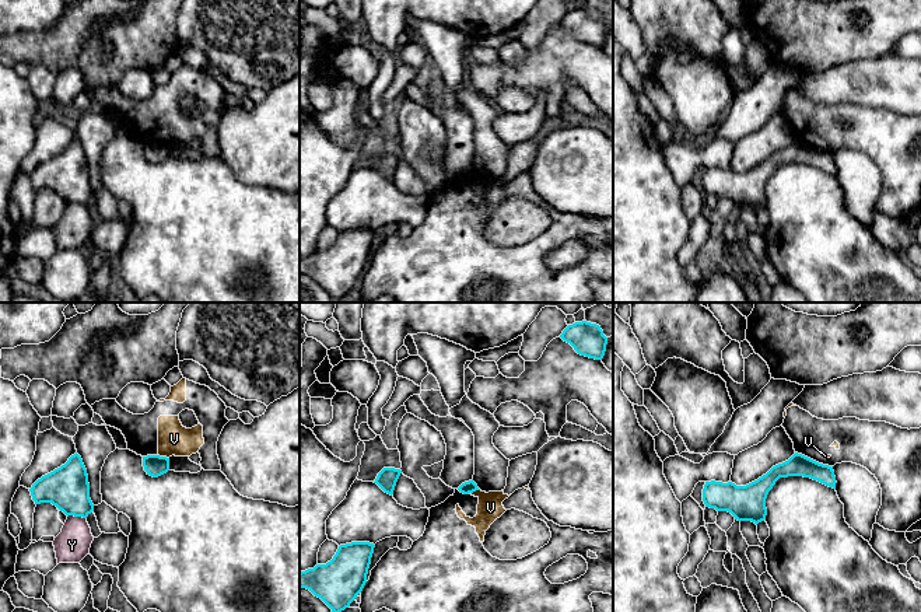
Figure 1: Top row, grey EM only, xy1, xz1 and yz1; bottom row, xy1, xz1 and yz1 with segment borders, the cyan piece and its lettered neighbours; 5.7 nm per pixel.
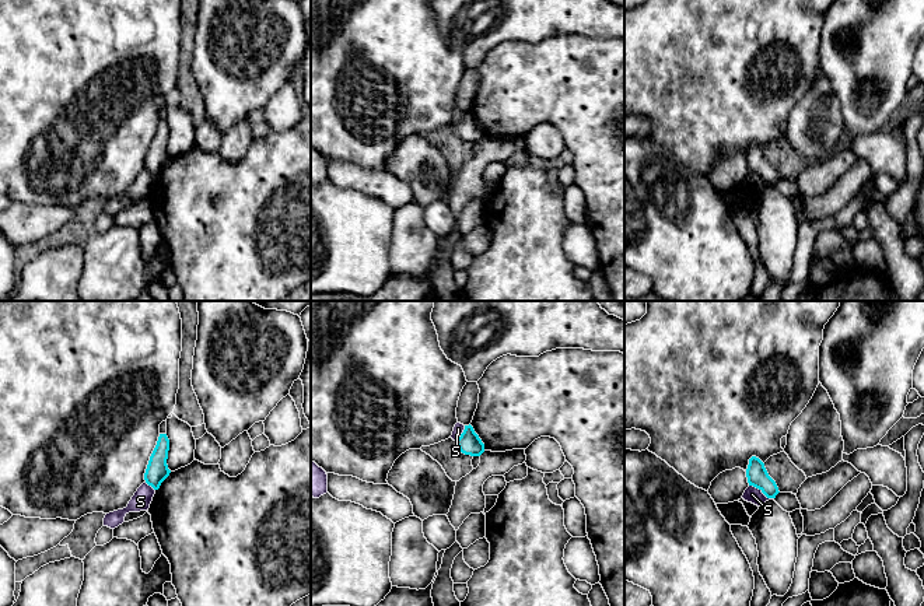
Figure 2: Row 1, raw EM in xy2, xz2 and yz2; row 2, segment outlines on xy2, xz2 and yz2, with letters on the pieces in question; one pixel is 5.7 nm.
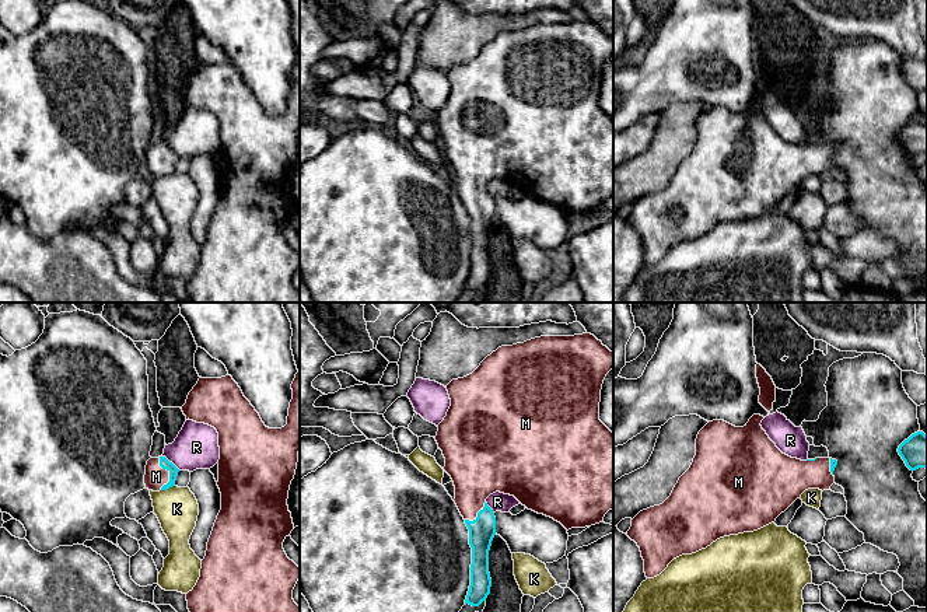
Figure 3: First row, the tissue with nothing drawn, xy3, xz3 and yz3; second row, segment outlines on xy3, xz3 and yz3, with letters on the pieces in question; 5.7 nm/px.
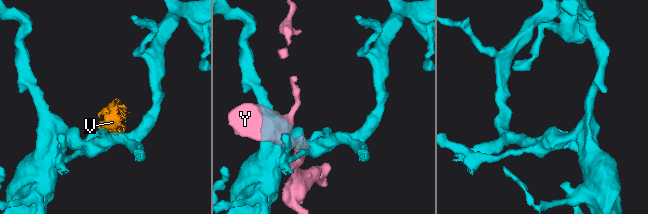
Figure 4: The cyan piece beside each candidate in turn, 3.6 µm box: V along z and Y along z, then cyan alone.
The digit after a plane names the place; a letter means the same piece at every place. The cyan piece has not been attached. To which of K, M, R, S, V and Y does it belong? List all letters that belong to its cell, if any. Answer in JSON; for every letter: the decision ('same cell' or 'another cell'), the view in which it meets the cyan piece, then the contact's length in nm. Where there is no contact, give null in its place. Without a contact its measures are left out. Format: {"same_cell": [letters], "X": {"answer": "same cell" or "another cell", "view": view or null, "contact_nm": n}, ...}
{"same_cell": ["M"], "K": {"answer": "another cell", "view": "xy3", "contact_nm": 90}, "M": {"answer": "same cell", "view": "xy3", "contact_nm": 180}, "R": {"answer": "another cell", "view": "xy3", "contact_nm": 130}, "S": {"answer": "another cell", "view": "yz2", "contact_nm": 170}, "V": {"answer": "another cell", "view": "xy1", "contact_nm": 80}, "Y": {"answer": "another cell", "view": "xy1", "contact_nm": 110}}

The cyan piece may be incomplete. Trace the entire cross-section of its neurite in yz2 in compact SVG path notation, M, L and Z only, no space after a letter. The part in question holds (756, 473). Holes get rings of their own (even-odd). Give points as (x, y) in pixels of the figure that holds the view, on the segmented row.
M752 456L746 469L749 486L759 488L767 498L776 498L780 493L776 481L769 476L764 463Z

